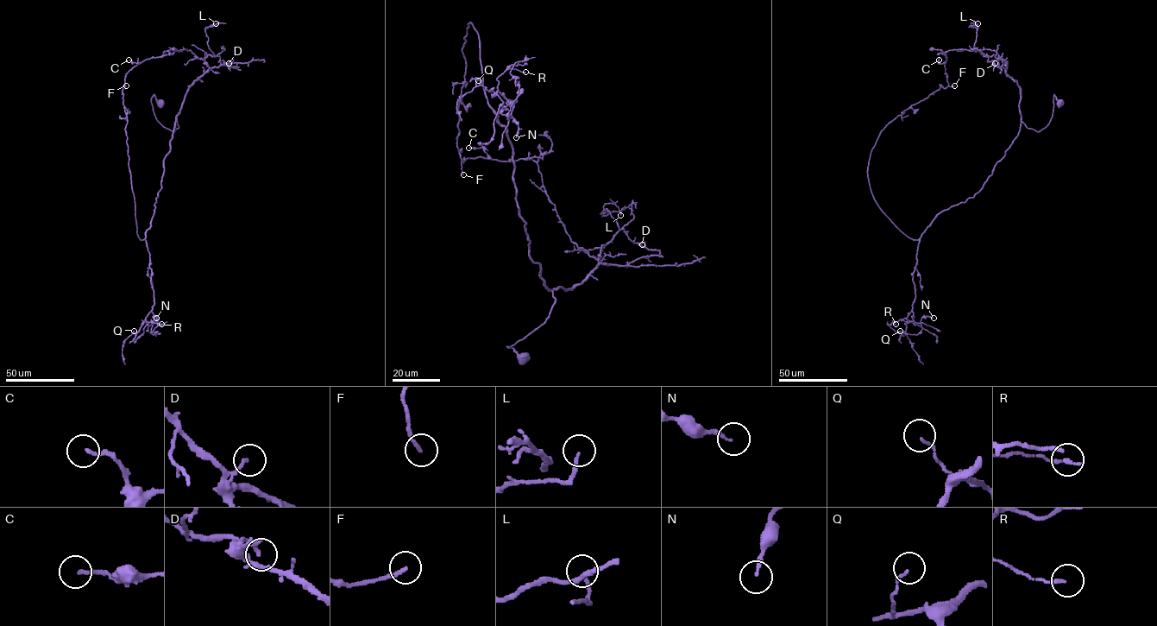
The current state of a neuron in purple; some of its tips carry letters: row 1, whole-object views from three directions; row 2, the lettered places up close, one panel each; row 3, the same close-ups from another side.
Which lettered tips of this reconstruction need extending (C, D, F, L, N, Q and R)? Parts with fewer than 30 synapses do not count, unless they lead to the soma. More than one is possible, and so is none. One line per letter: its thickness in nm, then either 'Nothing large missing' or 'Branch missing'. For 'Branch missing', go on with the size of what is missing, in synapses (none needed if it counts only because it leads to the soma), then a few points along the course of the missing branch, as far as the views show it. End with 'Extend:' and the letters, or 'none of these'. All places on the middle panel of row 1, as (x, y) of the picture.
C: Thickness 160 nm. Nothing large missing
D: Thickness 140 nm. Nothing large missing
F: Thickness 170 nm. Nothing large missing
L: Thickness 140 nm. Nothing large missing
N: Thickness 160 nm. Nothing large missing
Q: Thickness 110 nm. Nothing large missing
R: Thickness 130 nm. Nothing large missing
Extend: none of these

